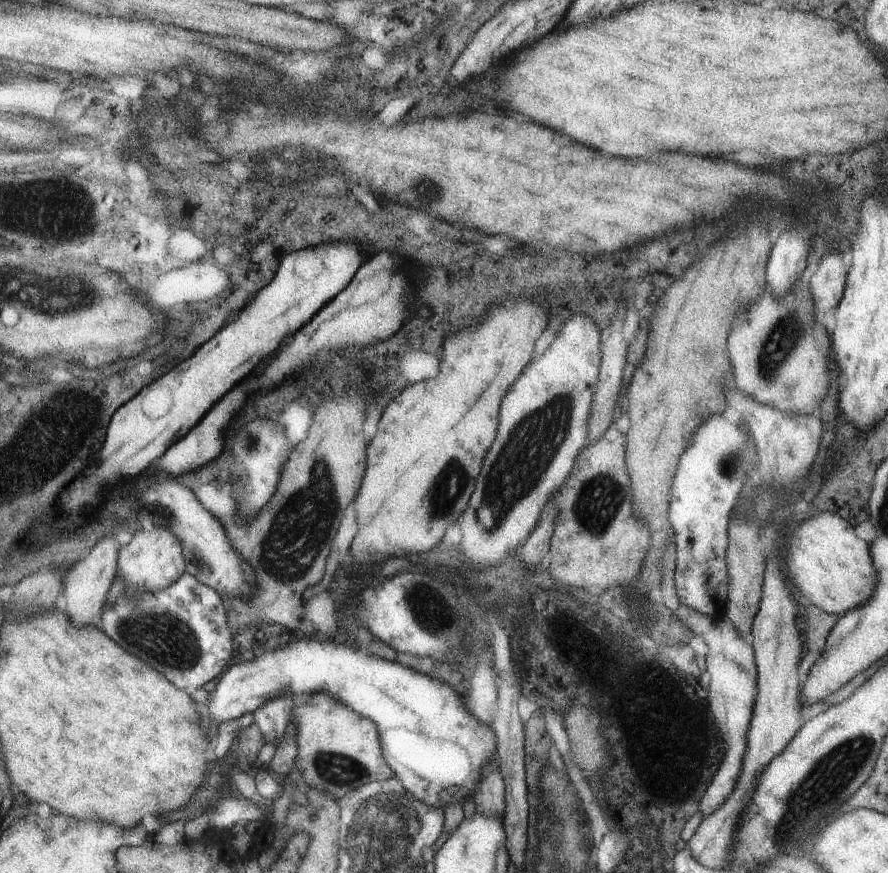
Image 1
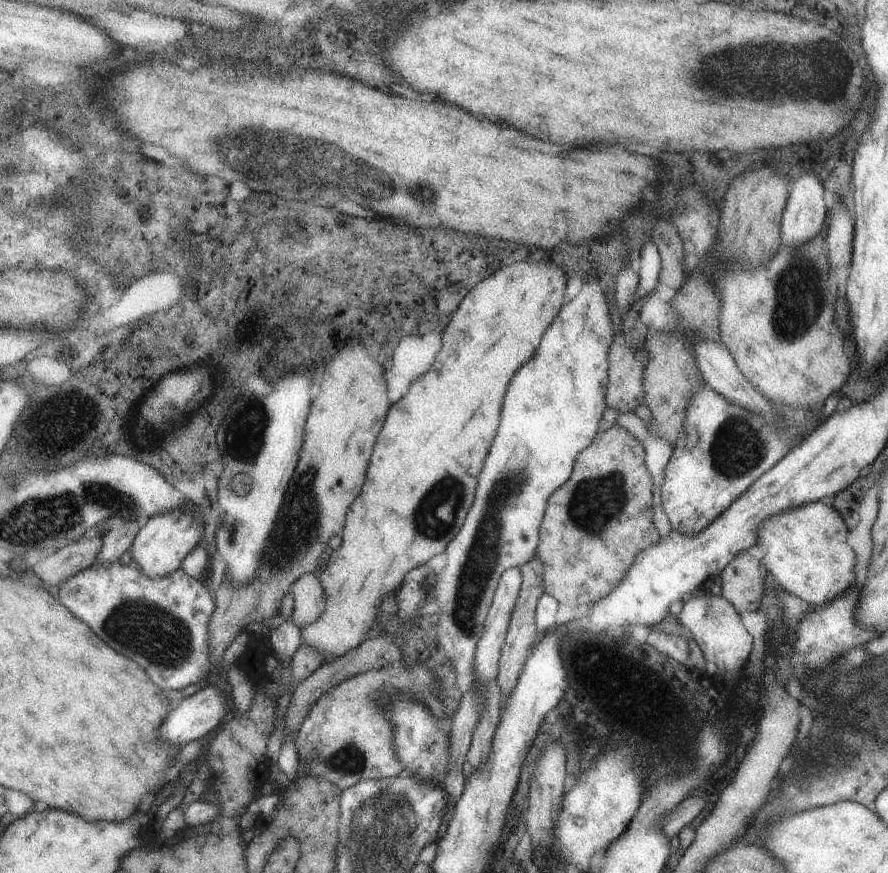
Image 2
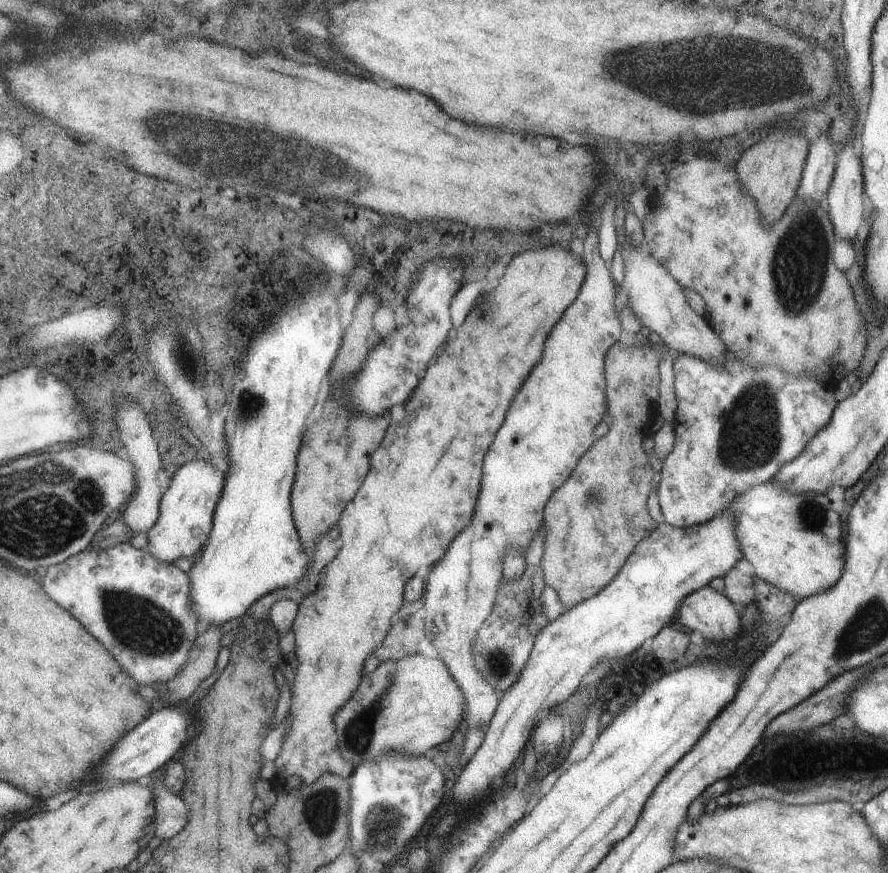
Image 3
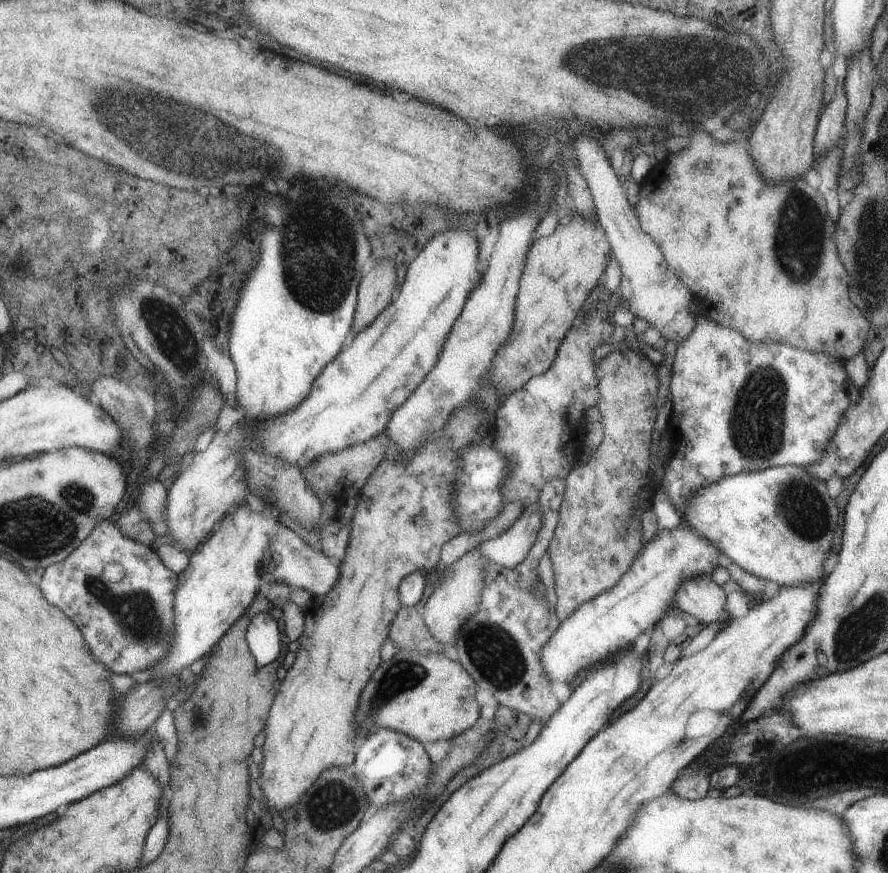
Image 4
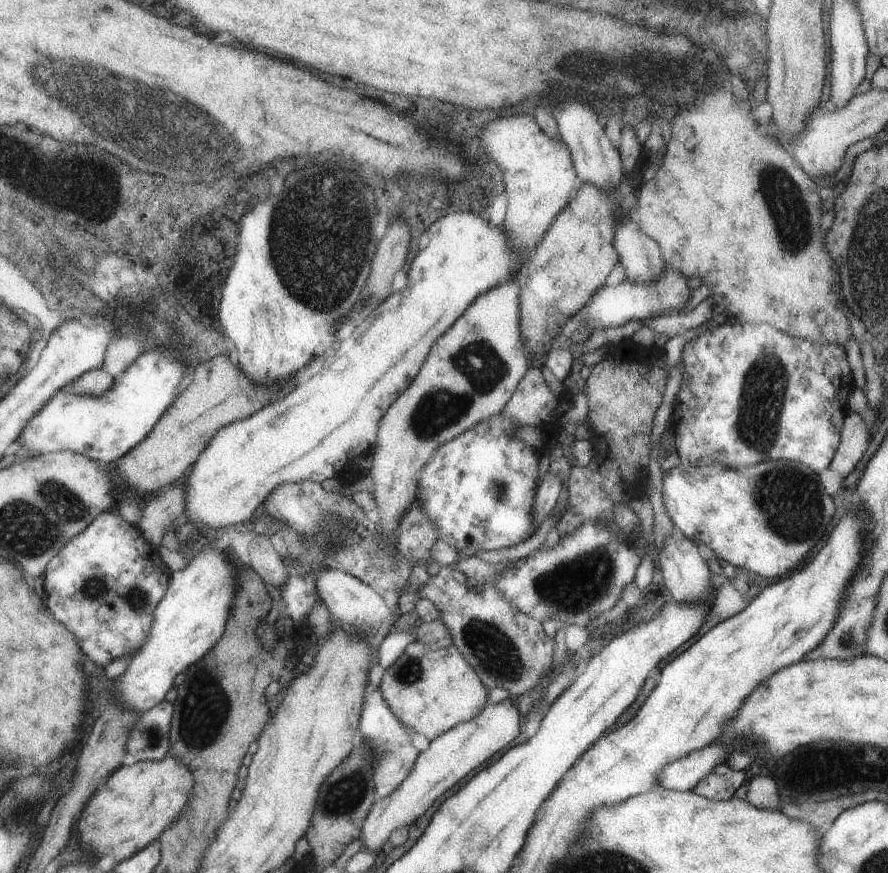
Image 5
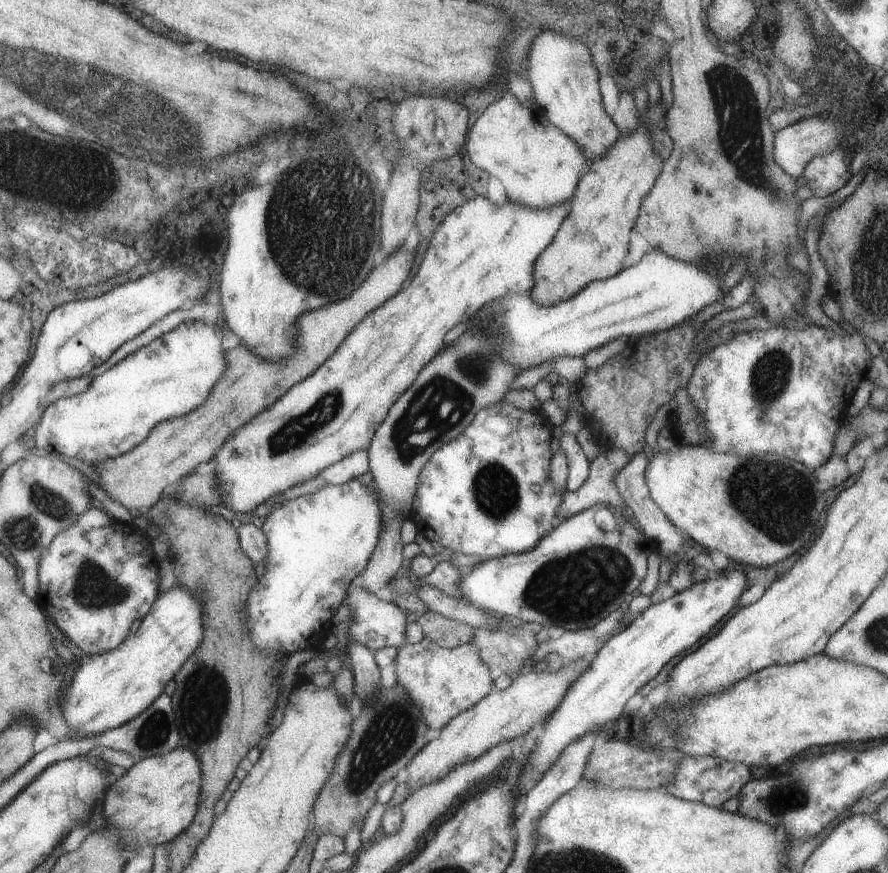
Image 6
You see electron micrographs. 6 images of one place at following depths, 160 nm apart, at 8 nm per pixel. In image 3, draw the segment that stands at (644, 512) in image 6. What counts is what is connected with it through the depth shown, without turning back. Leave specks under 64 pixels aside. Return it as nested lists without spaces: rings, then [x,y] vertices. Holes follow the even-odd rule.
[[[707,585],[683,598],[674,623],[689,632],[699,632],[707,642],[733,640],[741,630],[738,607]]]

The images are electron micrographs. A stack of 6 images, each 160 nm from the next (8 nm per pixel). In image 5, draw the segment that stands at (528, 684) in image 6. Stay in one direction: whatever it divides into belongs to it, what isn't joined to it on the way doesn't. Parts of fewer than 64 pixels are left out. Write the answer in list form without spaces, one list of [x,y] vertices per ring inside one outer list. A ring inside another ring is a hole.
[[[514,698],[497,704],[486,705],[474,718],[459,722],[429,742],[429,748],[421,752],[411,772],[399,787],[385,798],[377,798],[361,826],[359,840],[363,850],[375,853],[381,846],[388,846],[389,834],[395,828],[409,826],[425,810],[432,806],[444,792],[452,788],[479,762],[485,762],[495,752],[513,741],[522,731]]]

